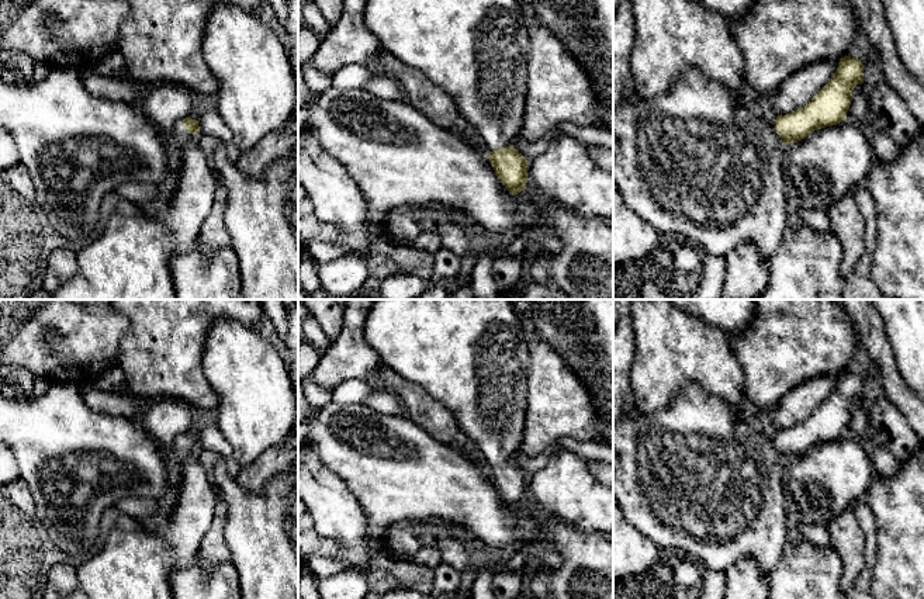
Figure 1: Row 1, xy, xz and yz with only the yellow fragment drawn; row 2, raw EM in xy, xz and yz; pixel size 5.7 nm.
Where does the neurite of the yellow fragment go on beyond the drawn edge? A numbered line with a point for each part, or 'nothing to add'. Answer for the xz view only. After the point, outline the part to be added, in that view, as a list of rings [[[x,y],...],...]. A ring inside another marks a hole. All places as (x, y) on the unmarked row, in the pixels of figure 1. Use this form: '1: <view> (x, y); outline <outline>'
1: xz (471, 355); outline [[[376,300],[364,337],[381,363],[442,402],[478,446],[488,467],[513,461],[523,439],[530,343],[511,300]]]

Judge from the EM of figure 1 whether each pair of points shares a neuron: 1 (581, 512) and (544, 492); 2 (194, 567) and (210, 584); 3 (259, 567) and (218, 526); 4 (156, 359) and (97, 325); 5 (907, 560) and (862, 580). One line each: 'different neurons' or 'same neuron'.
1: same neuron
2: same neuron
3: different neurons
4: different neurons
5: different neurons

